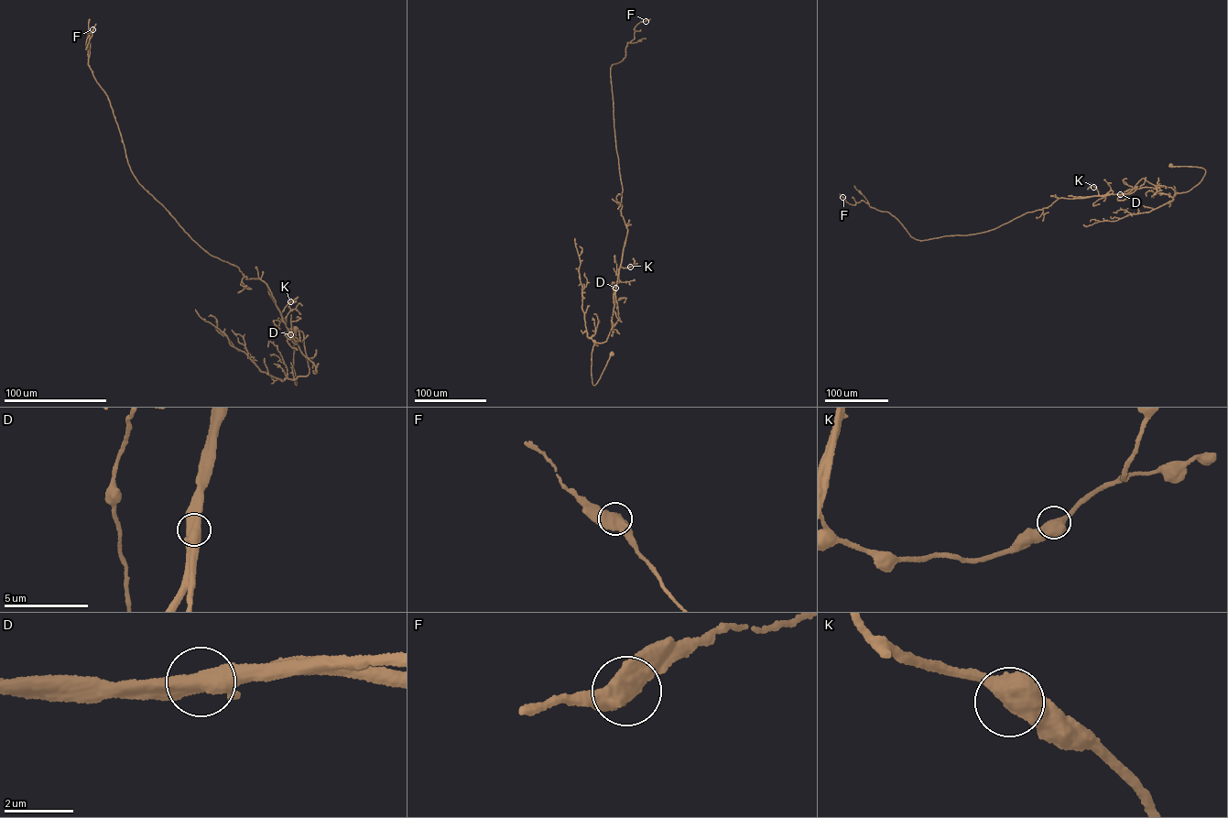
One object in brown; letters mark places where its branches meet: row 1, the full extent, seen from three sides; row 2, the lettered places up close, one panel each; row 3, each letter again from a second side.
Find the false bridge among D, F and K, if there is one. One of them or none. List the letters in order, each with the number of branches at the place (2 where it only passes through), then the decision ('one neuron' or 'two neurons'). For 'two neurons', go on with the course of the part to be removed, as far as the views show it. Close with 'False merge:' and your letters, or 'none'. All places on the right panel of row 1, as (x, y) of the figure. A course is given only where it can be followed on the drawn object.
D: 2 branches meet; two neurons; foreign part runs (1120, 194), (1146, 187), (1156, 186), (1157, 191), (1161, 190)
F: 2 branches meet; one neuron
K: 2 branches meet; one neuron
False merge: D

